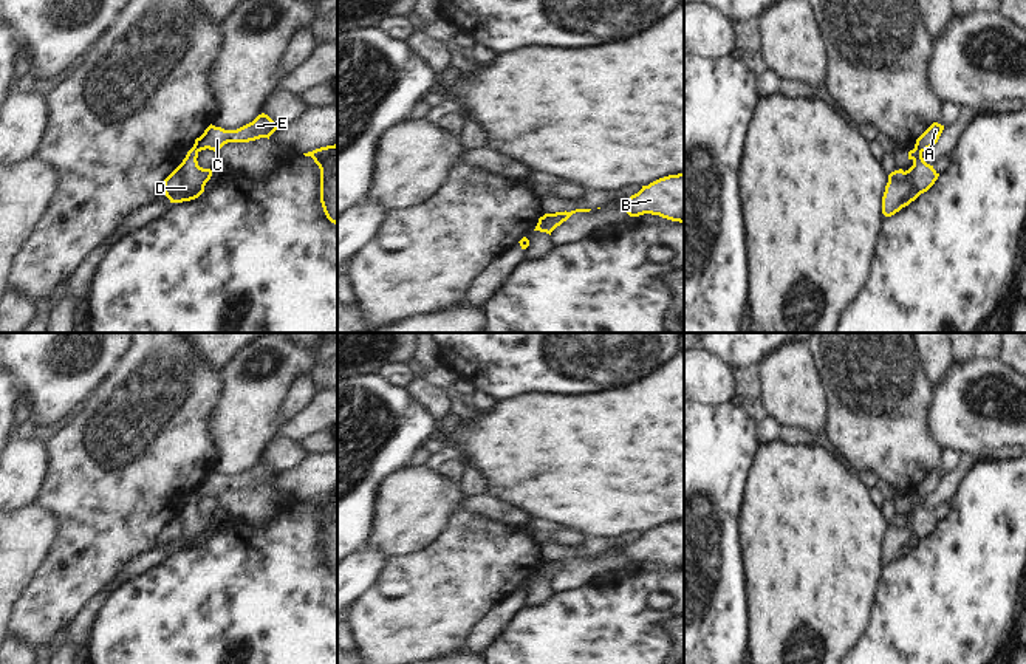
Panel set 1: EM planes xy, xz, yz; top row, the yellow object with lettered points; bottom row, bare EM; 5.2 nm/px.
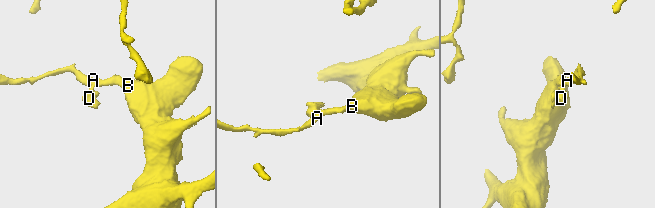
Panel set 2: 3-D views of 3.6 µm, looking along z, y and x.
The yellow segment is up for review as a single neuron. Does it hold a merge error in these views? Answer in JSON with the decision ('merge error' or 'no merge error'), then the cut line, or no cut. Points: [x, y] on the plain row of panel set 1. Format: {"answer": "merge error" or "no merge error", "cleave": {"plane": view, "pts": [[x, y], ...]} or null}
{"answer": "merge error", "cleave": {"plane": "yz", "pts": [[915, 494], [921, 499]]}}

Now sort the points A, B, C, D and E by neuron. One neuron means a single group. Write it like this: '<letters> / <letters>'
A B C E / D

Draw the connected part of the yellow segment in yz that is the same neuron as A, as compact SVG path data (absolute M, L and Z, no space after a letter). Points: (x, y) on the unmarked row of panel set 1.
M933 469L918 486L915 495L919 498L925 498L932 492L935 492L944 477L944 472Z

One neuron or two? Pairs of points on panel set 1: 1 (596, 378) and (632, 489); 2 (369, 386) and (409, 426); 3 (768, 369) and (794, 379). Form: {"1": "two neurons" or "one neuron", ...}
{"1": "two neurons", "2": "one neuron", "3": "one neuron"}

